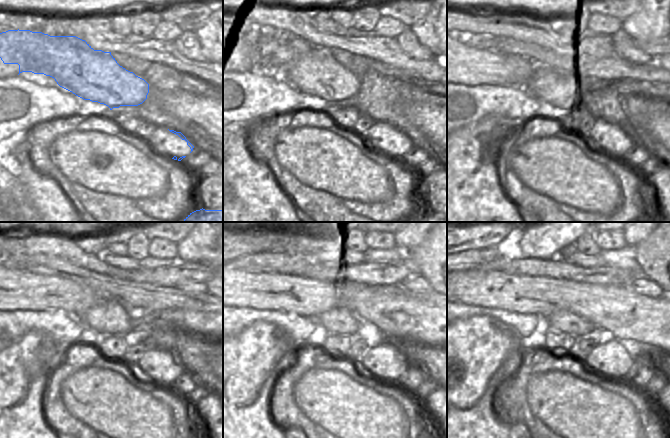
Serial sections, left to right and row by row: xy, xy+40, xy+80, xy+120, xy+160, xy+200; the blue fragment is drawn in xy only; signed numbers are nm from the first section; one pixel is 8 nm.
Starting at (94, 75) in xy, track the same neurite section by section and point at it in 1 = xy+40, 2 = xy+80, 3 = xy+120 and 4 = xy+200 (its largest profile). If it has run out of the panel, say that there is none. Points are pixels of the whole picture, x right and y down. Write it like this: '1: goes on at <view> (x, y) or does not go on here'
1: goes on at xy+40 (313, 70)
2: goes on at xy+80 (549, 85)
3: goes on at xy+120 (99, 317)
4: goes on at xy+200 (555, 324)

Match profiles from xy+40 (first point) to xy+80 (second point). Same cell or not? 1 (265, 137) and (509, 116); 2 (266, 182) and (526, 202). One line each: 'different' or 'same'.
1: different
2: different

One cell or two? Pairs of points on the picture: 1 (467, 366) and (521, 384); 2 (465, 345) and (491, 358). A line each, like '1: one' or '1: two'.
1: two
2: one

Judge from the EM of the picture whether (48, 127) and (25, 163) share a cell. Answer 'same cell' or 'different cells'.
different cells

